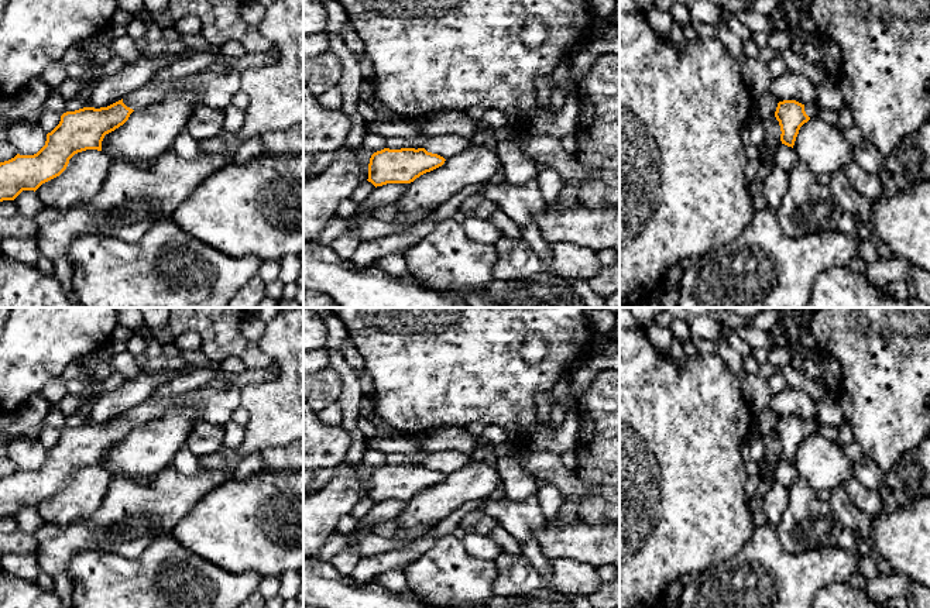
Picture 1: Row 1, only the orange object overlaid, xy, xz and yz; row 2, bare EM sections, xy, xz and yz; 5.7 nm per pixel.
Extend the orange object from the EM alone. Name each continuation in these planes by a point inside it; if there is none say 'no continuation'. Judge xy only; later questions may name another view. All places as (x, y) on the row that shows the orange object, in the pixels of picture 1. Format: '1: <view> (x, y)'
1: xy (219, 83)

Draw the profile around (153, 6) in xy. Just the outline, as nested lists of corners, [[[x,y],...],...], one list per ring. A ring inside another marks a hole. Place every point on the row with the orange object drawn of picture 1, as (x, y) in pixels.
[[[143,0],[143,8],[154,14],[164,14],[168,4],[169,0]]]

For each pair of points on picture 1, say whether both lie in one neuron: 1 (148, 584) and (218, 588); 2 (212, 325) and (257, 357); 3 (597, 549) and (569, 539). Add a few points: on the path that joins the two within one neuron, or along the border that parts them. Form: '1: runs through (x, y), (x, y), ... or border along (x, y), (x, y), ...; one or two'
1: runs through (165, 588), (201, 588); one
2: runs through (223, 335), (246, 350); one
3: runs through (590, 543), (576, 540); one

